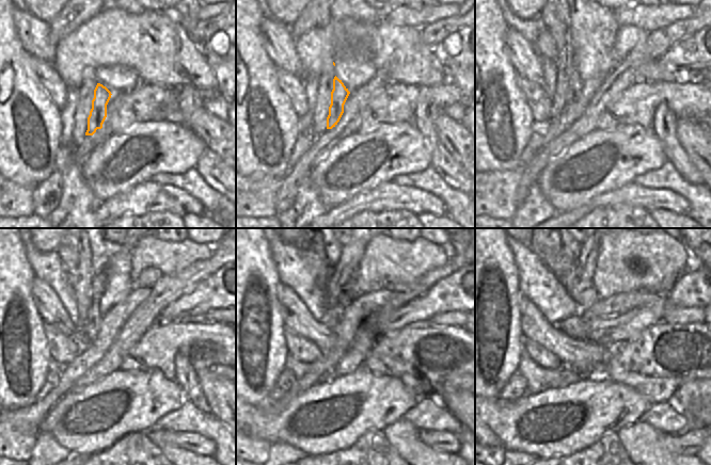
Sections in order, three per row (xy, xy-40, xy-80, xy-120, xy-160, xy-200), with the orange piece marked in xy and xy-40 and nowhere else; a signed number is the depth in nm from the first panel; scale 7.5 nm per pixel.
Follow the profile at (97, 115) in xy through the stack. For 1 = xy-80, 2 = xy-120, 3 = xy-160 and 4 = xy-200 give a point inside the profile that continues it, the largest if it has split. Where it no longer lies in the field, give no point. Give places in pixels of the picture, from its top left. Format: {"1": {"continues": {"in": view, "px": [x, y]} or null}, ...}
{"1": {"continues": {"in": "xy-80", "px": [575, 84]}}, "2": {"continues": {"in": "xy-120", "px": [91, 329]}}, "3": {"continues": {"in": "xy-160", "px": [342, 275]}}, "4": {"continues": {"in": "xy-200", "px": [585, 263]}}}

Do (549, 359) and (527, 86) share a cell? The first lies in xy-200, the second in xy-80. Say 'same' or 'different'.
same

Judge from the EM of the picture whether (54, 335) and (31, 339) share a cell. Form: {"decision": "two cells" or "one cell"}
{"decision": "two cells"}

